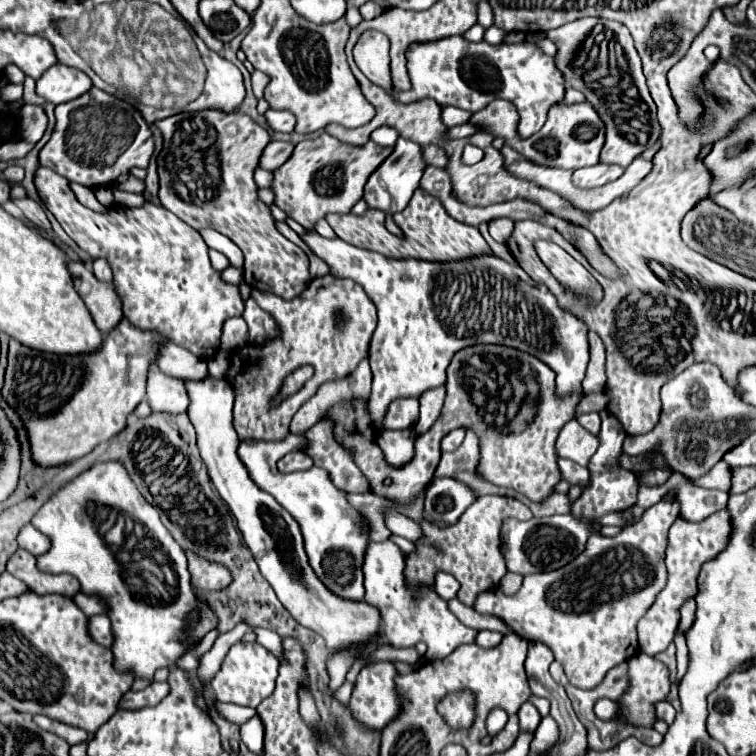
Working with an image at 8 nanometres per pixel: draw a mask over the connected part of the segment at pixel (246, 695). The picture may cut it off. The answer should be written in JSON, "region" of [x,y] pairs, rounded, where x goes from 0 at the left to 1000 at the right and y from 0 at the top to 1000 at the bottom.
{"region":[[[313,849],[302,861],[291,888],[280,898],[279,910],[290,929],[308,929],[308,931],[340,937],[353,921],[361,918],[364,899],[366,899],[366,884],[369,884],[369,873],[364,870],[364,865],[358,865],[345,852]]]}

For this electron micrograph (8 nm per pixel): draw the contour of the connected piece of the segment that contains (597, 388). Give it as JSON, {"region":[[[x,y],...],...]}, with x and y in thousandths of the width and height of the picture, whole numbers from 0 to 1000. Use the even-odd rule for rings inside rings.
{"region":[[[779,439],[779,458],[782,458],[782,476],[779,476],[779,484],[776,484],[774,503],[771,503],[771,519],[774,521],[798,519],[800,508],[803,508],[800,458],[787,439]]]}

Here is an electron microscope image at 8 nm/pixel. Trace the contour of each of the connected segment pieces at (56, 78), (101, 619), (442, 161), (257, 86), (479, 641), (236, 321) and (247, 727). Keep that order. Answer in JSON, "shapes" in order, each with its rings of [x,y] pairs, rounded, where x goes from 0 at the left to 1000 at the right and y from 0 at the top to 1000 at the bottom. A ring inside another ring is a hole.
{"shapes":[[[[73,85],[49,106],[49,124],[62,135],[81,138],[118,122],[120,106],[102,90]]],[[[123,815],[118,817],[118,836],[123,836],[123,847],[128,847],[128,852],[147,857],[149,852],[149,833],[147,833],[147,823],[142,815]]],[[[560,193],[560,206],[562,214],[578,222],[591,222],[591,206],[586,196],[570,196],[570,193]]],[[[337,93],[337,95],[332,98],[332,111],[335,111],[337,127],[340,127],[340,130],[348,130],[348,119],[351,119],[351,114],[356,111],[356,101],[351,101],[348,95]]],[[[639,833],[628,841],[628,852],[636,854],[636,857],[655,857],[660,849],[663,849],[663,839],[660,836],[647,836],[647,833]]],[[[303,421],[295,429],[295,444],[292,444],[292,463],[308,466],[329,455],[329,439],[321,421]]],[[[340,944],[332,952],[327,952],[324,958],[319,958],[319,976],[332,995],[345,995],[348,992],[348,974],[351,974],[348,955]]]]}

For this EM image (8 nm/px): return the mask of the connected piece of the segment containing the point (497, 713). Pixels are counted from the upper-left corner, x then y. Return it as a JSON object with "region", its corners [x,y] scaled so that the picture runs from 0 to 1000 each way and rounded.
{"region":[[[663,937],[652,938],[643,952],[643,960],[647,974],[655,974],[663,964],[665,964],[672,947],[669,942]]]}

